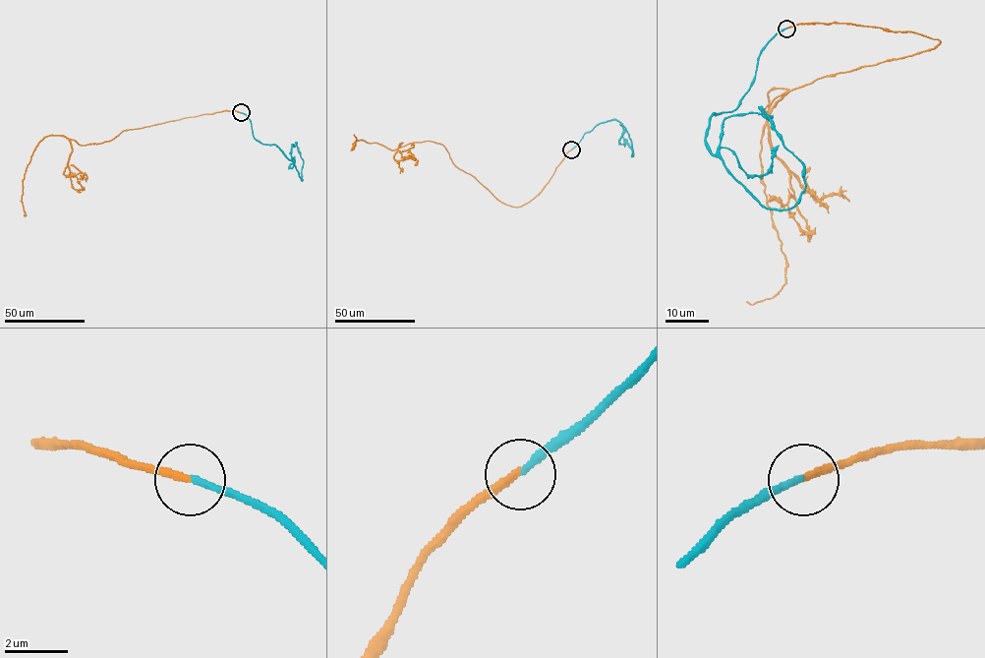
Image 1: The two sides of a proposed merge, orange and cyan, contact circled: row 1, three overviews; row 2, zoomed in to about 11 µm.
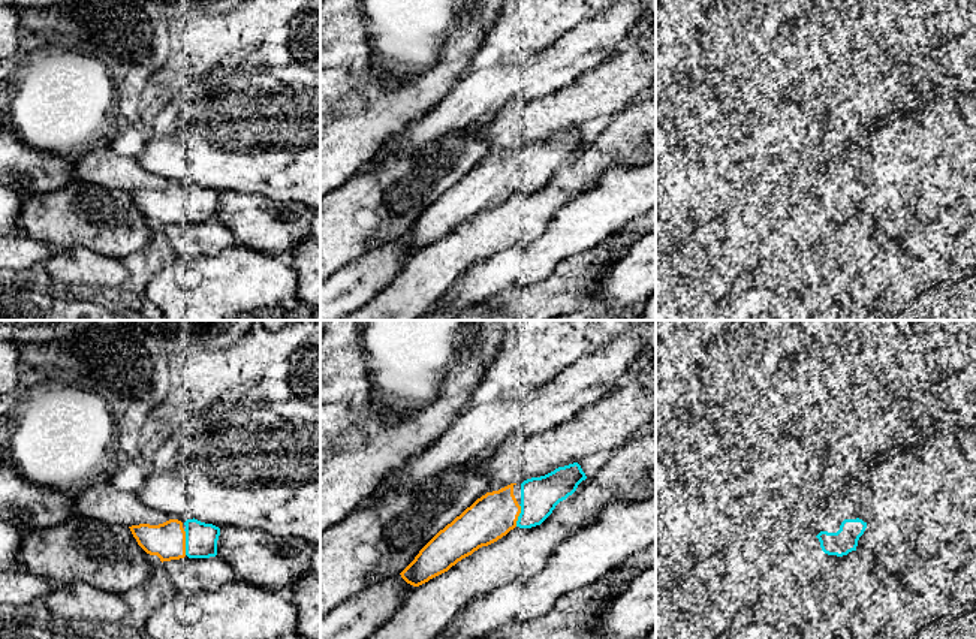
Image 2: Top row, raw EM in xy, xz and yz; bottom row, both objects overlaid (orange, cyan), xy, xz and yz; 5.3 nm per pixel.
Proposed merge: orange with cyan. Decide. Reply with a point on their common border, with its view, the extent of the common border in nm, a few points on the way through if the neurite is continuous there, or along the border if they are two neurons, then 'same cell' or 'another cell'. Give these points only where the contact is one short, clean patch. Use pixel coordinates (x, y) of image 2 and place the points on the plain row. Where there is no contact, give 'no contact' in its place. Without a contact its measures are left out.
contact xy (184, 207); length 140 nm; same cell

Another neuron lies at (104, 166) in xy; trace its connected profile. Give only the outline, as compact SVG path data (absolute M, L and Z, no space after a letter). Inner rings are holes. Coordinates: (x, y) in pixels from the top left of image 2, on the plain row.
M108 147L94 148L73 162L75 177L81 181L117 190L159 190L169 180L147 171L136 157L123 157Z

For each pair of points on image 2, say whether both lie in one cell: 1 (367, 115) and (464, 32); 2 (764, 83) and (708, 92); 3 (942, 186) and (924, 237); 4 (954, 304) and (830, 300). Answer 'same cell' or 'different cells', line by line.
1: same cell
2: same cell
3: different cells
4: same cell

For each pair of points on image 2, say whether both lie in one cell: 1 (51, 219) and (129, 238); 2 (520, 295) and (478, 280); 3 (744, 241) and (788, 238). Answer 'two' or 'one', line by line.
1: one
2: two
3: one

